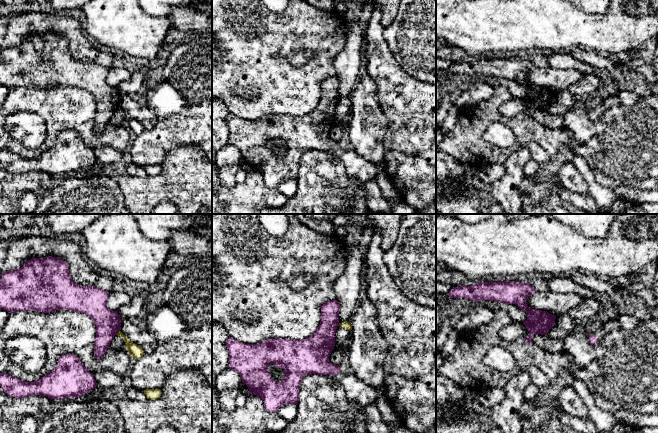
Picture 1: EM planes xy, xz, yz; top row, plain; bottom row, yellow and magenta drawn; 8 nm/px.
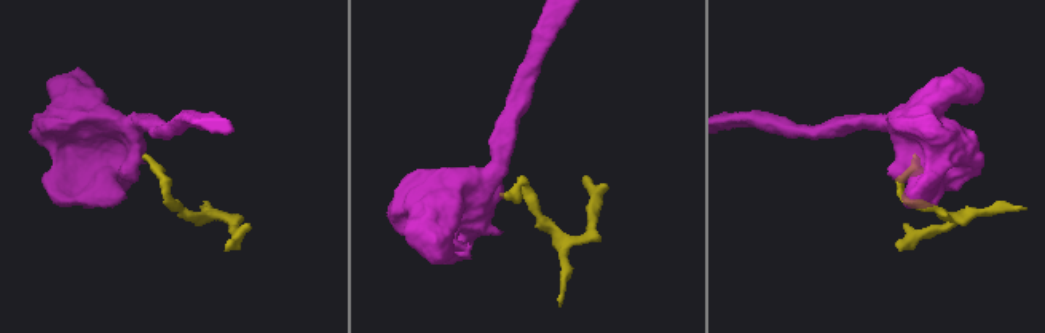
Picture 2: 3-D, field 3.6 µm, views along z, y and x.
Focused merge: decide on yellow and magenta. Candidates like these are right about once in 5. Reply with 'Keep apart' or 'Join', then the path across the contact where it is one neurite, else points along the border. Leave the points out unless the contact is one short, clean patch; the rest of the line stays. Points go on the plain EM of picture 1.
Keep apart. Boundary: xy (119, 106), (115, 110)

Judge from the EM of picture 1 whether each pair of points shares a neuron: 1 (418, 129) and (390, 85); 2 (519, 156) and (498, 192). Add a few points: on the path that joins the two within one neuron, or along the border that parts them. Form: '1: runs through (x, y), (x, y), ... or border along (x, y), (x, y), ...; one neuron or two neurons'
1: runs through (418, 118), (418, 113), (401, 96); one neuron
2: runs through (514, 165), (514, 176), (507, 183); one neuron

